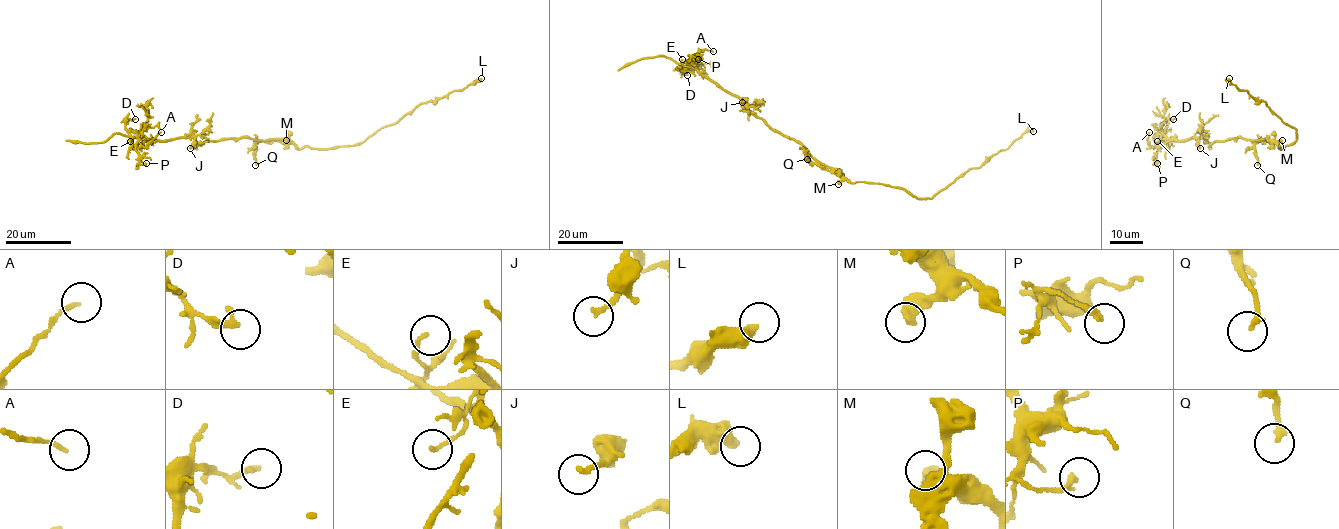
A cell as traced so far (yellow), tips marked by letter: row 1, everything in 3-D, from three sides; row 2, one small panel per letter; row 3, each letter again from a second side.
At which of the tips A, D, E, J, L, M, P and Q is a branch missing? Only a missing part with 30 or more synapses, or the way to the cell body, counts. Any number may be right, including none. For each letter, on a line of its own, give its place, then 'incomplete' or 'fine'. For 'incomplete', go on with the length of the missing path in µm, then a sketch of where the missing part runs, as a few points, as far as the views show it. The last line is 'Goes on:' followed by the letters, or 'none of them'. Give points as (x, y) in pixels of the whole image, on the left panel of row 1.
A: (161, 132) | fine
D: (135, 119) | fine
E: (130, 141) | fine
J: (190, 148) | fine
L: (481, 78) | fine
M: (286, 140) | fine
P: (146, 163) | fine
Q: (255, 165) | fine
Goes on: none of them

